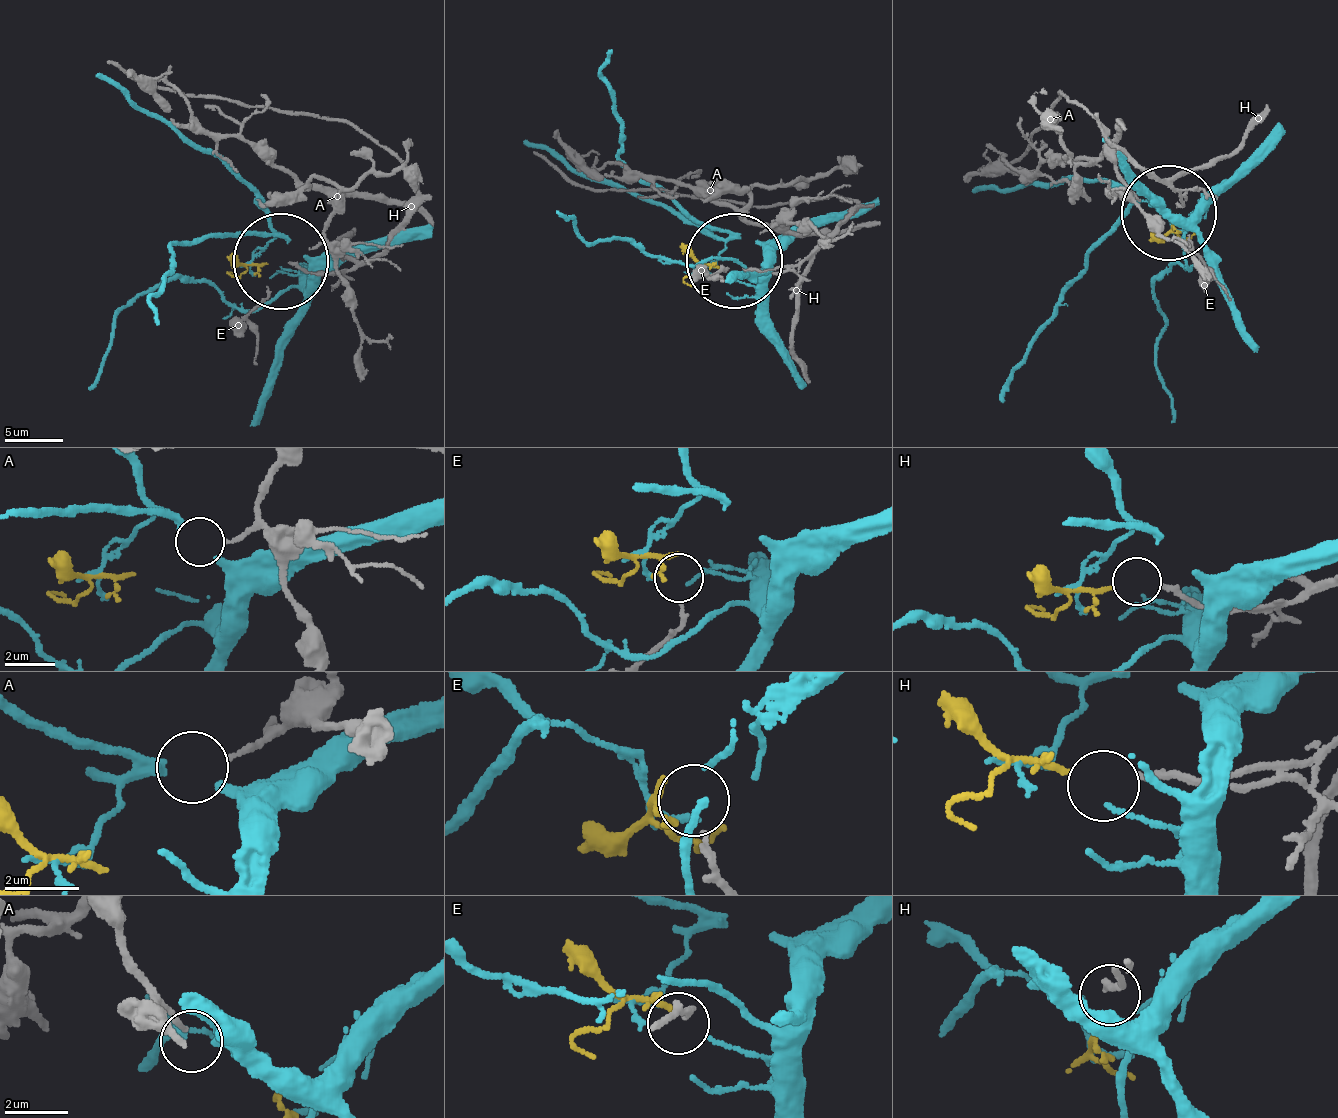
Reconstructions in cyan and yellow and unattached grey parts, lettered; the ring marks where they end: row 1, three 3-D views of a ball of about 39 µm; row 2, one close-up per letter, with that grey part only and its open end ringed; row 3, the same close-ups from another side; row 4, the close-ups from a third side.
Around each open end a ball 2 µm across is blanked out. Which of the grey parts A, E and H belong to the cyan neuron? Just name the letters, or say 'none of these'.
E

